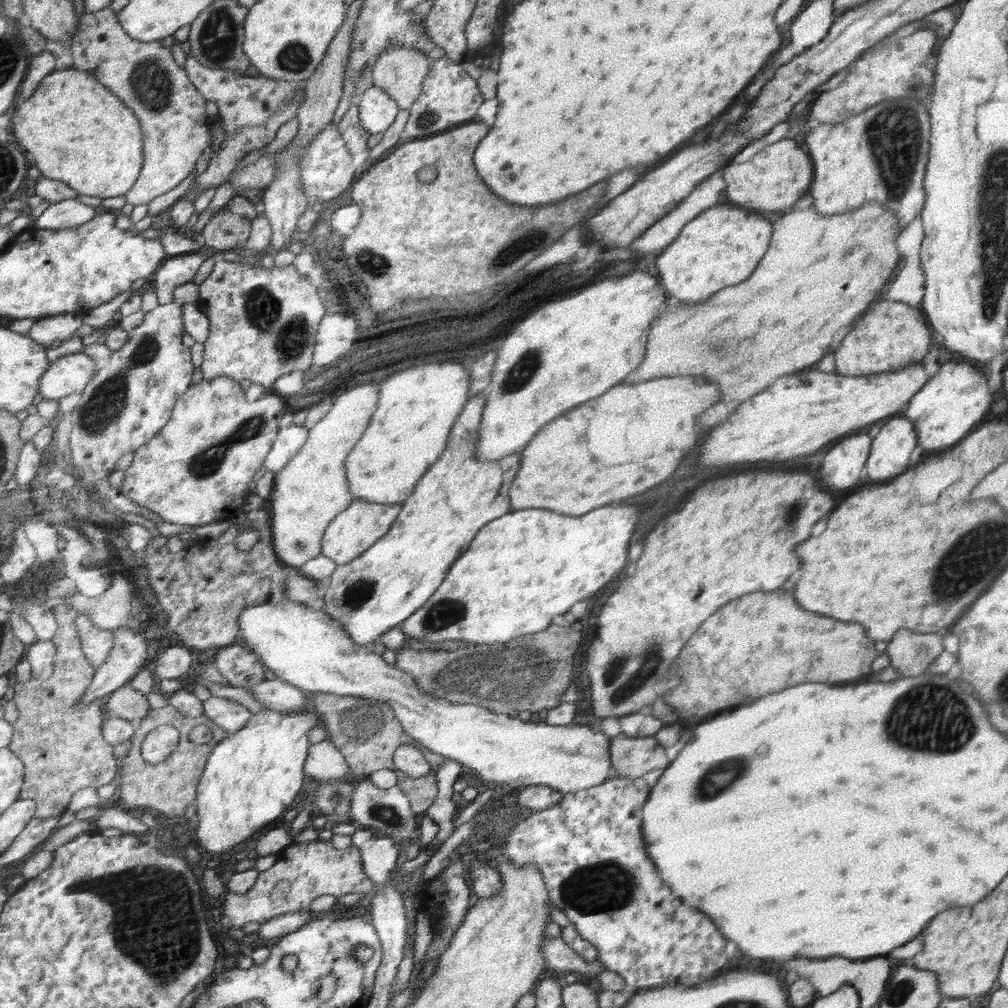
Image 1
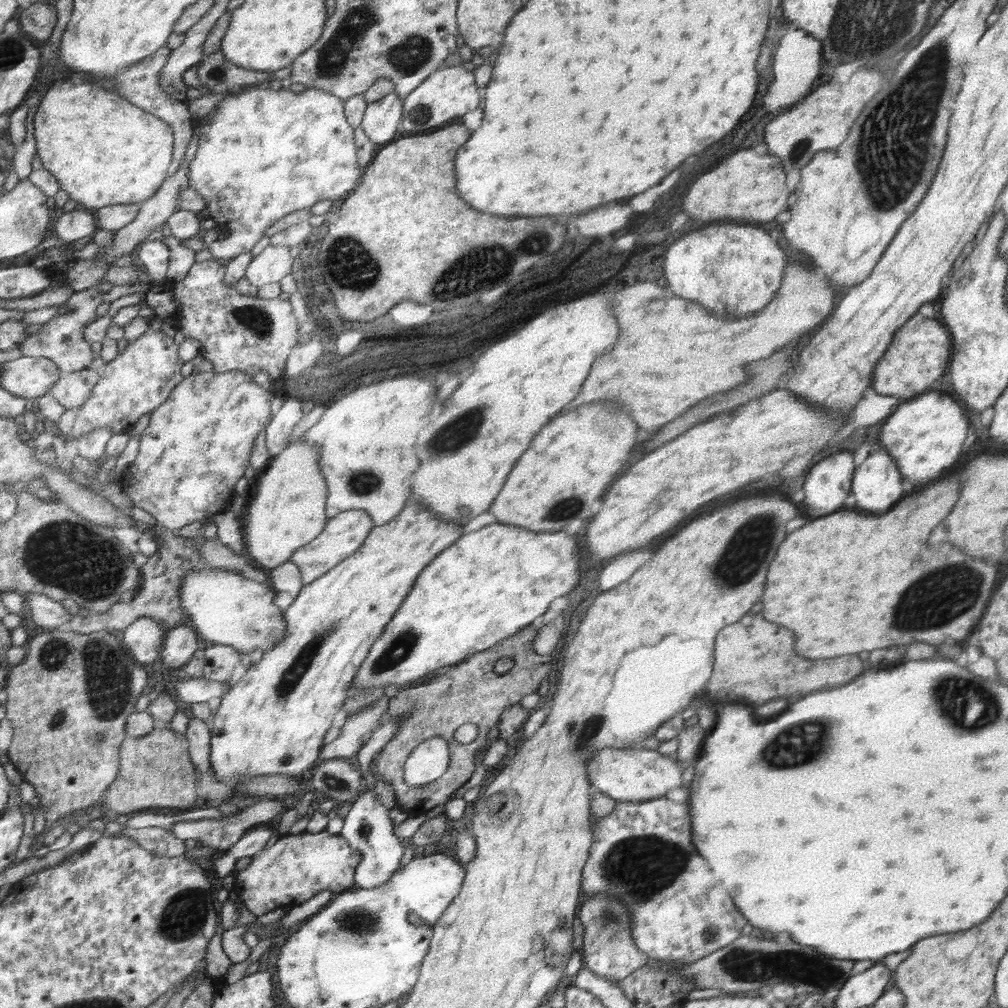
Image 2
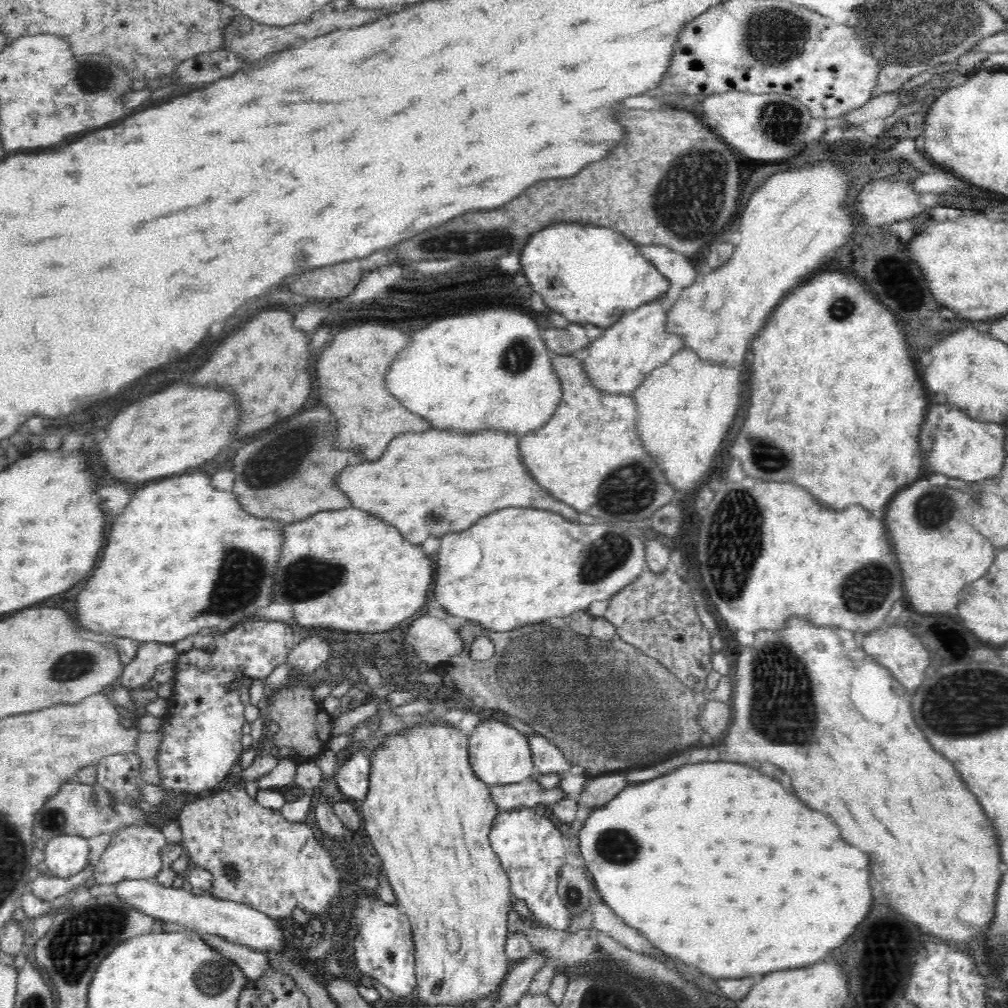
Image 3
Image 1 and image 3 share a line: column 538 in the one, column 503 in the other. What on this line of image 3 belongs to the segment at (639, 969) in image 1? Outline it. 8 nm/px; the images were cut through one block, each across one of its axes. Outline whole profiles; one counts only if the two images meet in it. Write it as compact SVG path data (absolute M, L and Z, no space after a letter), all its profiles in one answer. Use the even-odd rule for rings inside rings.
M522 807L499 811L489 832L489 841L510 880L513 898L523 900L530 917L537 918L552 929L568 929L575 914L564 907L558 896L558 880L566 864L563 835L550 817L536 814L534 808Z

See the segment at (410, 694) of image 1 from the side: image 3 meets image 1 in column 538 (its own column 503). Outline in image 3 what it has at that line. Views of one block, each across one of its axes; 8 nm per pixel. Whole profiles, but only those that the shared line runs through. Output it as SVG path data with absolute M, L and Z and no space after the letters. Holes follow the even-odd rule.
M500 716L484 719L469 736L469 763L475 776L488 786L522 783L536 776L527 736L504 724Z

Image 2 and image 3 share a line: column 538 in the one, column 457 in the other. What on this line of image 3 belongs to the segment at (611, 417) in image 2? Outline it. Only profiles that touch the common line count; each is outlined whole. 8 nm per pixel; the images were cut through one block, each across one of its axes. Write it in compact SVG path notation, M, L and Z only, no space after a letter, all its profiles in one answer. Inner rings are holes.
M448 432L396 436L376 462L347 466L333 480L354 508L384 518L414 544L430 536L460 532L486 514L509 507L536 508L576 522L578 513L572 507L556 504L529 476L517 450L519 439L496 432L488 436L448 436Z

